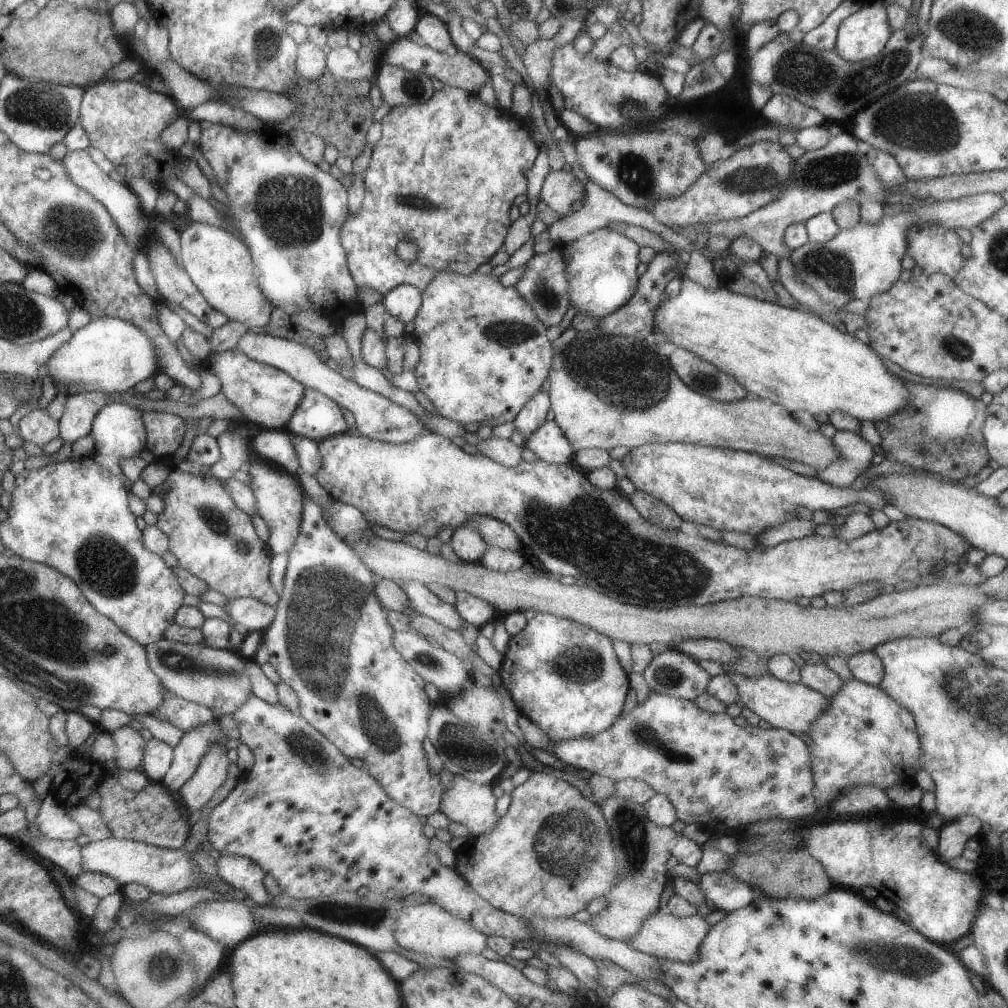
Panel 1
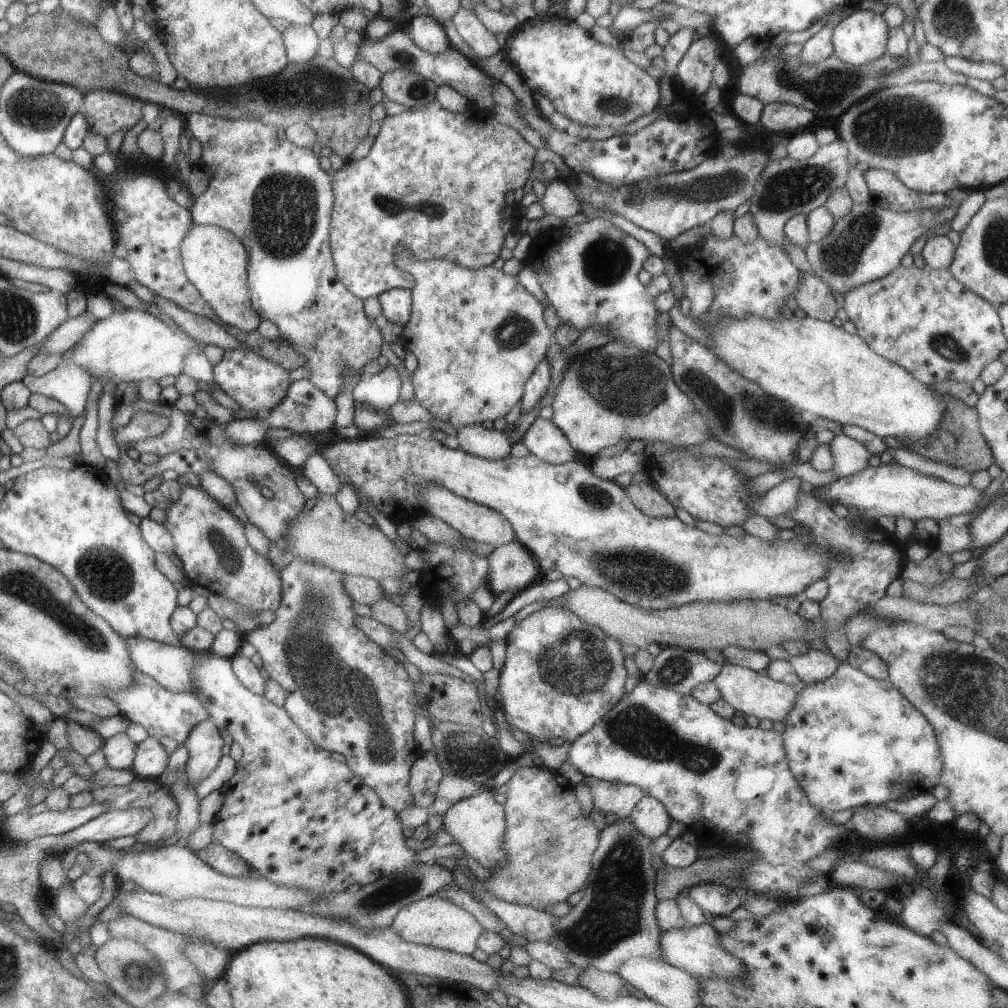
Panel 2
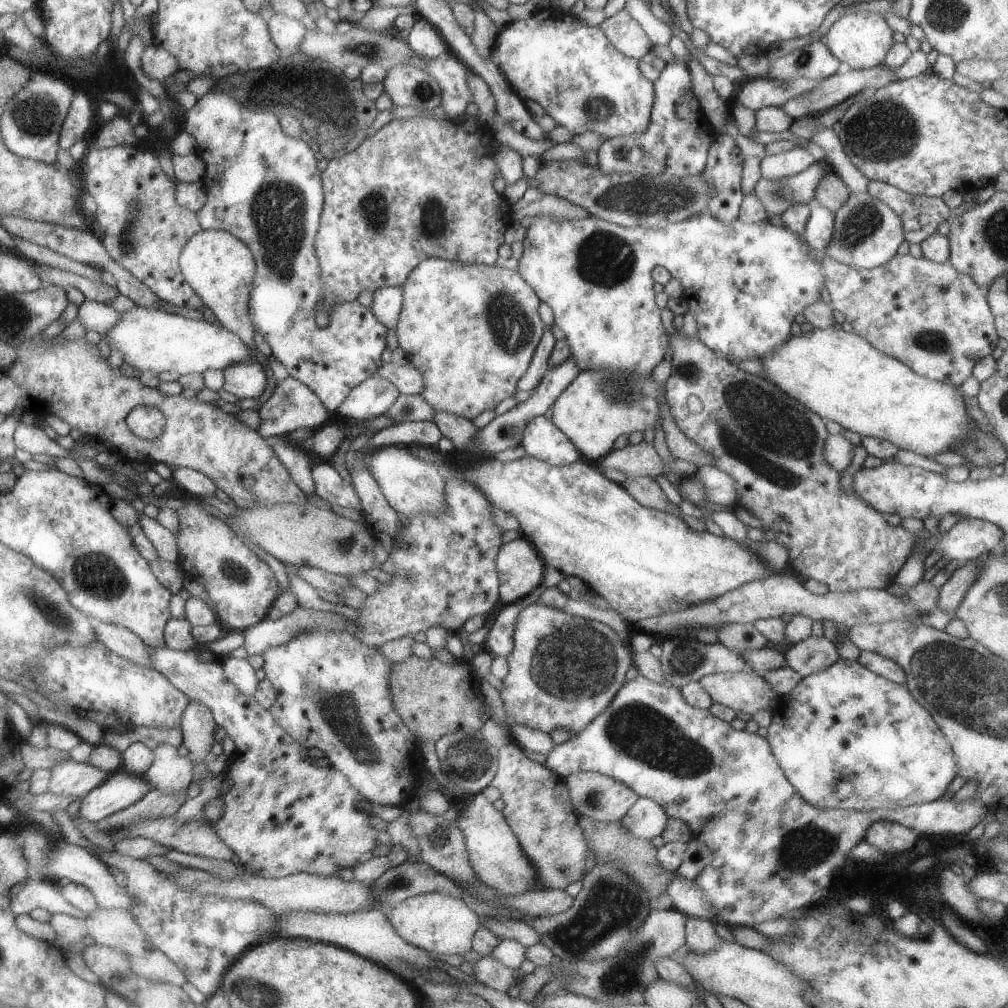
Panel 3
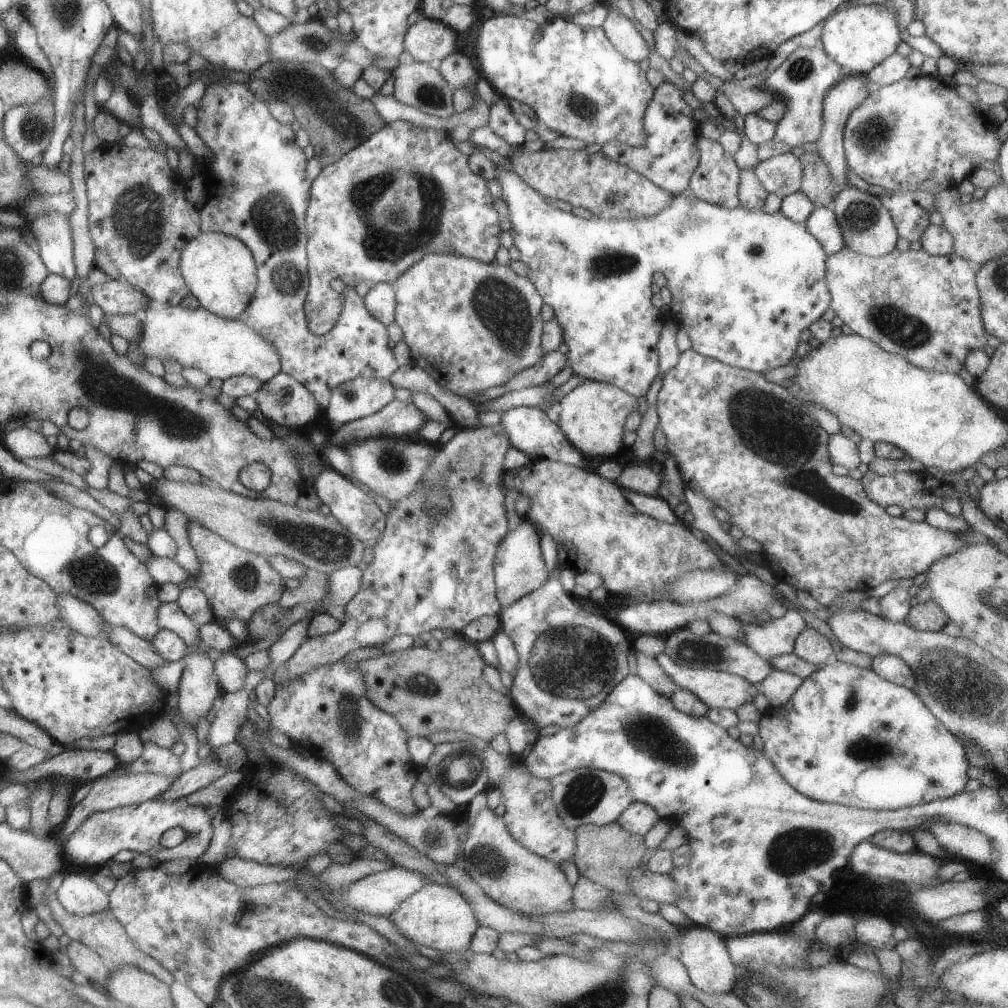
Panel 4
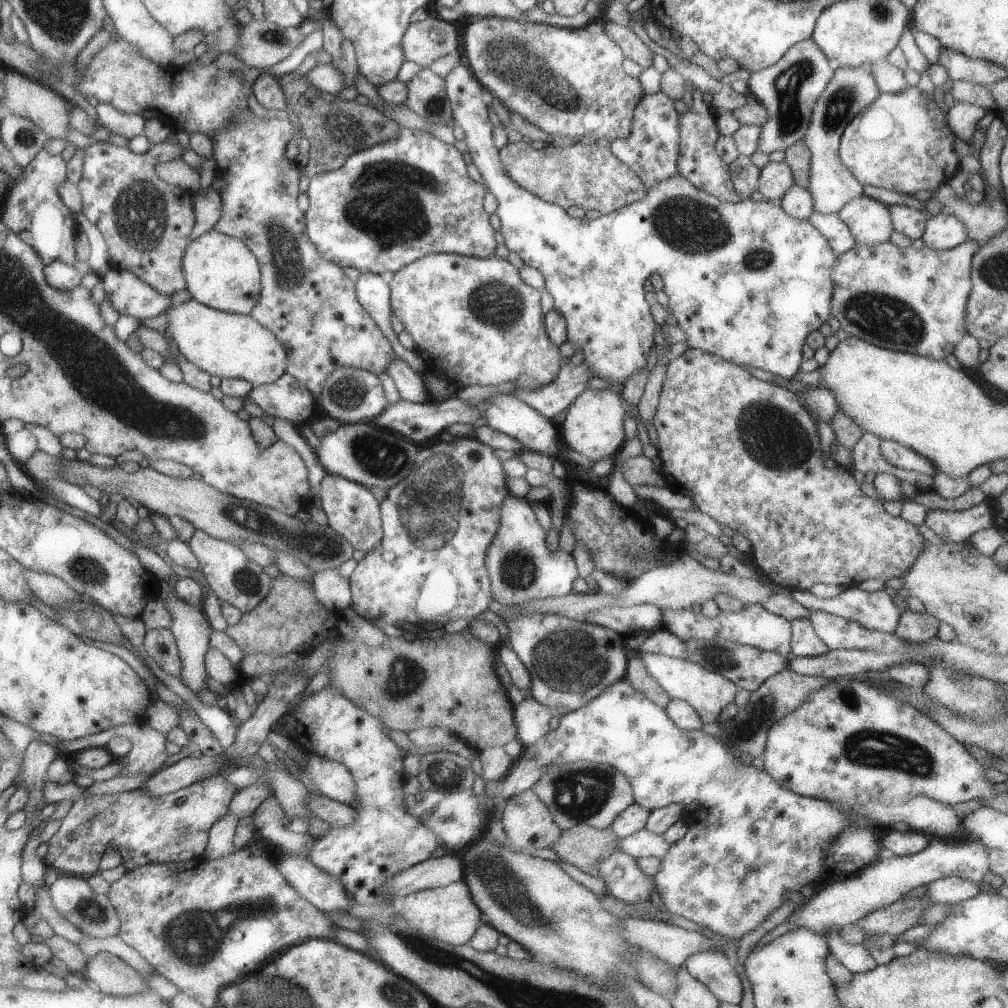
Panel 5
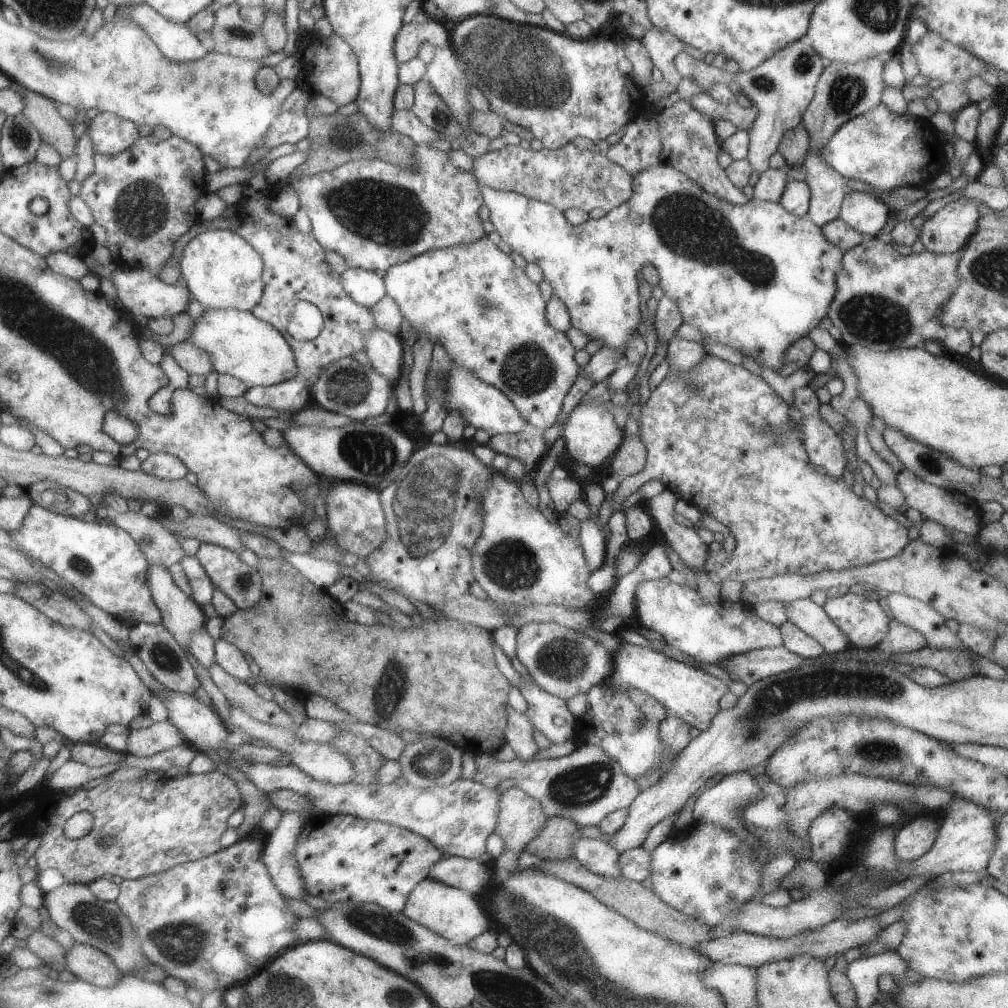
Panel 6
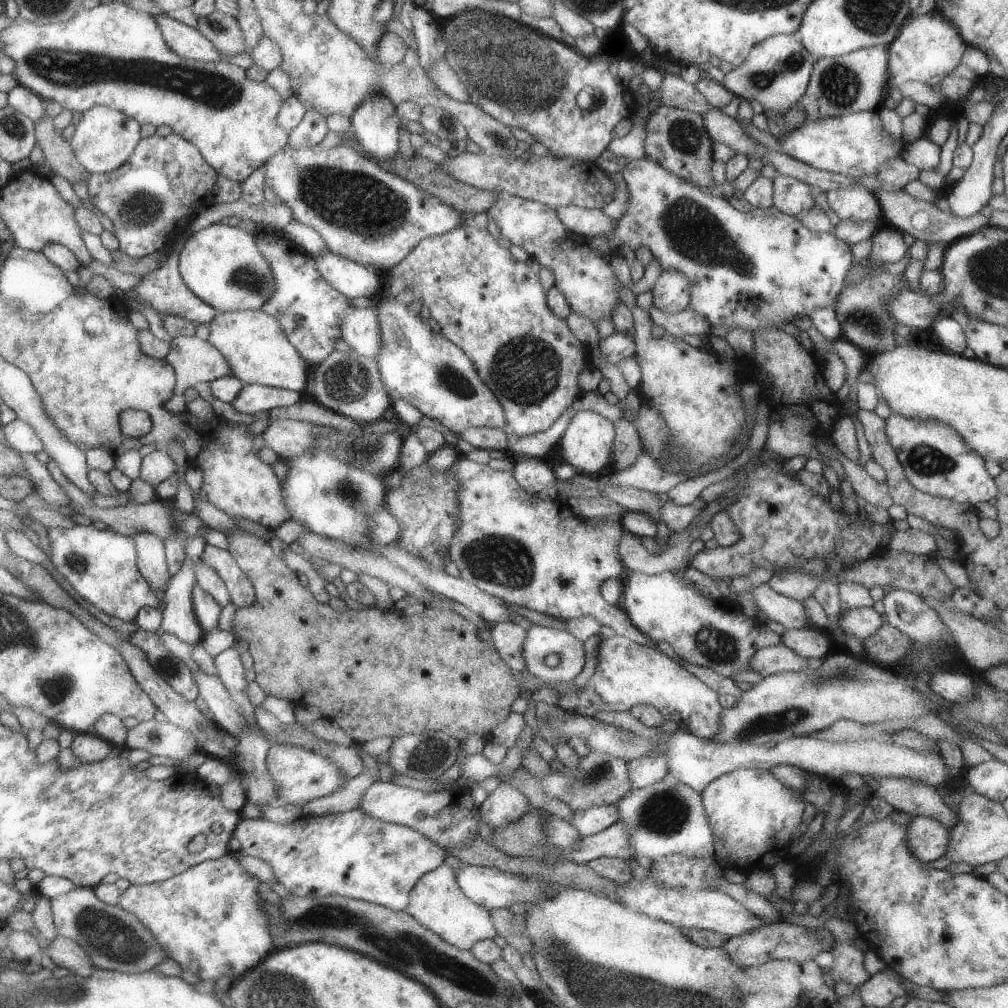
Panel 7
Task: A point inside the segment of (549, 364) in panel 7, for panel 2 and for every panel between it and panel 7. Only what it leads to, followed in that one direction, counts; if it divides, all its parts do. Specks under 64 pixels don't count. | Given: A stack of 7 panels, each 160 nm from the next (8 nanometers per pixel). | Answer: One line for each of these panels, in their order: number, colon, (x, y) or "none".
2: (478, 335)
3: (471, 330)
4: (471, 325)
5: (475, 318)
6: (472, 299)

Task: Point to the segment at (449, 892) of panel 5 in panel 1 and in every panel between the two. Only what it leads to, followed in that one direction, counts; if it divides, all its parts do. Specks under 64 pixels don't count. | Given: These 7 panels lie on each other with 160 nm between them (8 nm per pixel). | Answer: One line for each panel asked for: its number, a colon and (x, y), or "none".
1: (426, 928)
2: (431, 921)
3: (439, 923)
4: (437, 916)

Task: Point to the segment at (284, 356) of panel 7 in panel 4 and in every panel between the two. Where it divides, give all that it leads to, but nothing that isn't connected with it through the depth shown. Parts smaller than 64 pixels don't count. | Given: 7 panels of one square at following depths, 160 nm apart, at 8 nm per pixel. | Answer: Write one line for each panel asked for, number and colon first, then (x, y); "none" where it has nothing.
4: (196, 338)
5: (227, 345)
6: (240, 345)

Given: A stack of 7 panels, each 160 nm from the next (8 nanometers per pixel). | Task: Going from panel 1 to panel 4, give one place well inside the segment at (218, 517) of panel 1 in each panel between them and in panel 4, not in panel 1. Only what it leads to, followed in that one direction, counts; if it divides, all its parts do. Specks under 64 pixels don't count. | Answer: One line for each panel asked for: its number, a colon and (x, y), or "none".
2: (210, 541)
3: (242, 586)
4: (237, 583)

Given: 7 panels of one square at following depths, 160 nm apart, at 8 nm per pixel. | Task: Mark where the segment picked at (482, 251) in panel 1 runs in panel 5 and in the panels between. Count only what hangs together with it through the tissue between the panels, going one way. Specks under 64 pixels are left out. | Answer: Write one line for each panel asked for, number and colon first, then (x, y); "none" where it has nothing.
2: (434, 181)
3: (375, 228)
4: (362, 222)
5: (389, 204)

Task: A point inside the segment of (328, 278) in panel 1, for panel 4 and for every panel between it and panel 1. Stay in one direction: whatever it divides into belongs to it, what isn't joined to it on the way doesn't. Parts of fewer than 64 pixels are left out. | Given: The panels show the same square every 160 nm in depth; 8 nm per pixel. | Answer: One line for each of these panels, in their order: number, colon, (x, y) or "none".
2: (274, 196)
3: (275, 208)
4: (264, 203)

